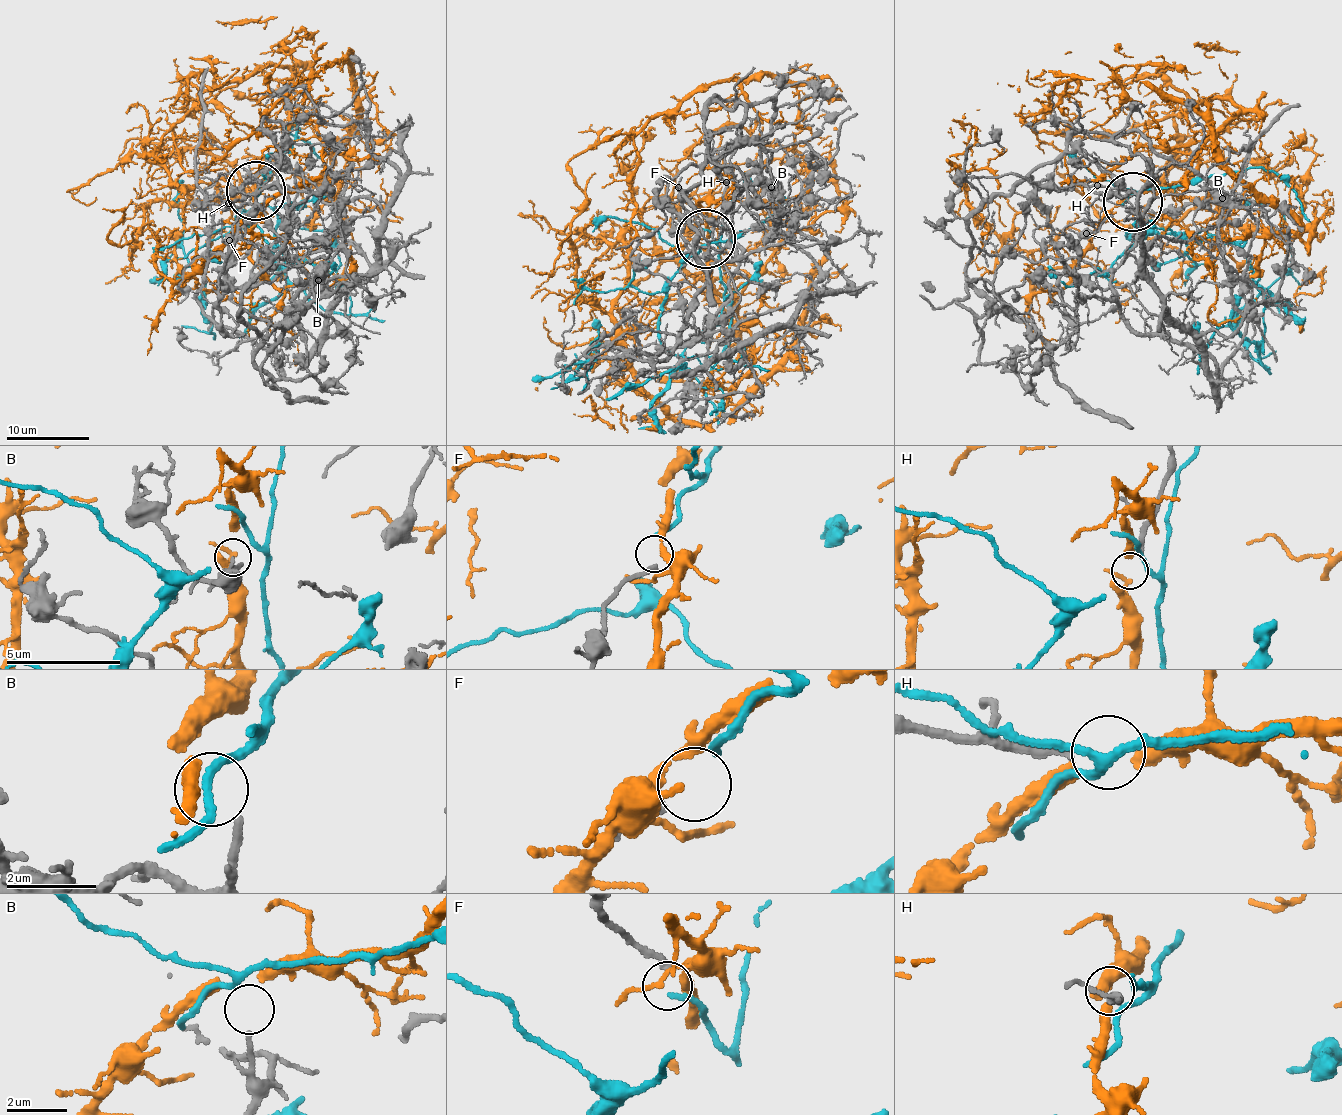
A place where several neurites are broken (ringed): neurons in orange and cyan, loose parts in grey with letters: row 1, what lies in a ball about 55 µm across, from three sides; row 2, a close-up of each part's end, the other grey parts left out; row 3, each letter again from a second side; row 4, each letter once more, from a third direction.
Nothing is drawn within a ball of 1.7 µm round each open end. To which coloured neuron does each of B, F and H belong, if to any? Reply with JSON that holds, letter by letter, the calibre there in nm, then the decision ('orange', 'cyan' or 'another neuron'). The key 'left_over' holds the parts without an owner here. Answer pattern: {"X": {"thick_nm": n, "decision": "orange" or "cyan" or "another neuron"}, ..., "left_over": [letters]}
{"B": {"thick_nm": 160, "decision": "another neuron"}, "F": {"thick_nm": 240, "decision": "cyan"}, "H": {"thick_nm": 220, "decision": "orange"}, "left_over": ["B"]}

